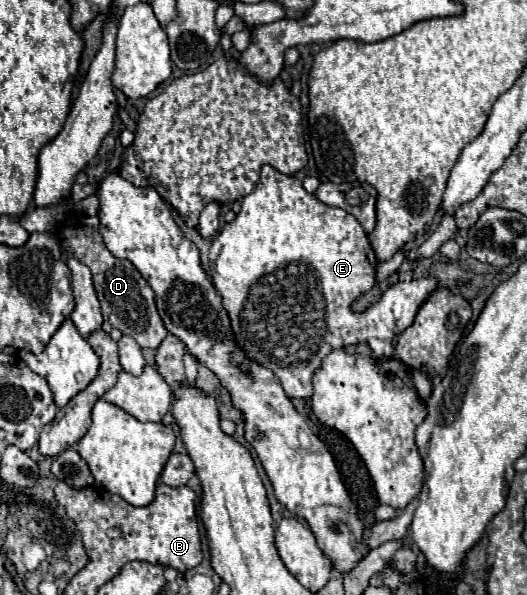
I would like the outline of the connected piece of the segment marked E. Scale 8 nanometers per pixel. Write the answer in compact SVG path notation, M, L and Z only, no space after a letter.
M264 165L262 171L260 171L260 181L256 183L256 189L246 195L242 199L242 209L240 213L236 215L234 221L226 223L222 227L222 231L214 237L212 245L210 245L210 271L212 271L212 283L216 287L216 291L222 295L222 303L230 315L230 321L232 321L232 329L234 329L234 335L236 335L236 341L238 345L254 359L258 361L260 365L272 369L280 381L282 381L282 387L286 391L286 395L290 399L294 397L302 397L302 399L308 399L312 397L312 373L320 367L320 361L322 357L326 357L332 349L340 349L340 347L346 347L346 345L354 345L354 343L362 343L366 341L370 347L372 347L372 353L374 357L392 357L394 355L394 339L396 335L403 332L414 321L414 315L418 311L418 307L424 303L424 299L430 295L430 291L436 289L436 281L426 277L426 279L416 279L416 281L399 281L393 286L393 293L391 293L391 299L385 299L385 301L378 301L374 303L372 307L368 307L366 311L362 313L356 313L352 311L352 303L358 299L358 295L370 291L374 287L374 269L376 269L376 255L370 247L370 241L368 241L368 235L364 233L362 225L350 215L346 213L344 209L336 209L336 207L328 207L324 203L320 203L312 193L306 193L306 189L302 187L302 181L292 177L292 175L284 175L280 171L276 171L274 167L270 165Z

